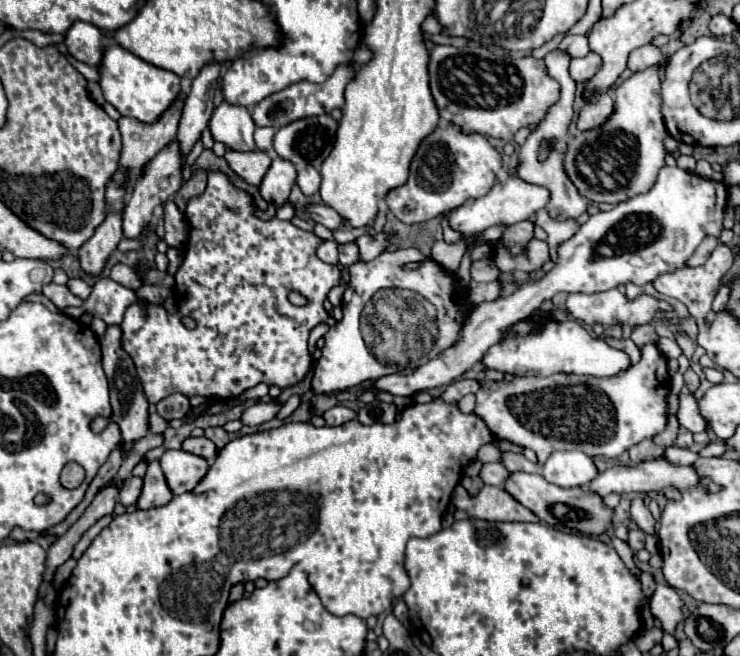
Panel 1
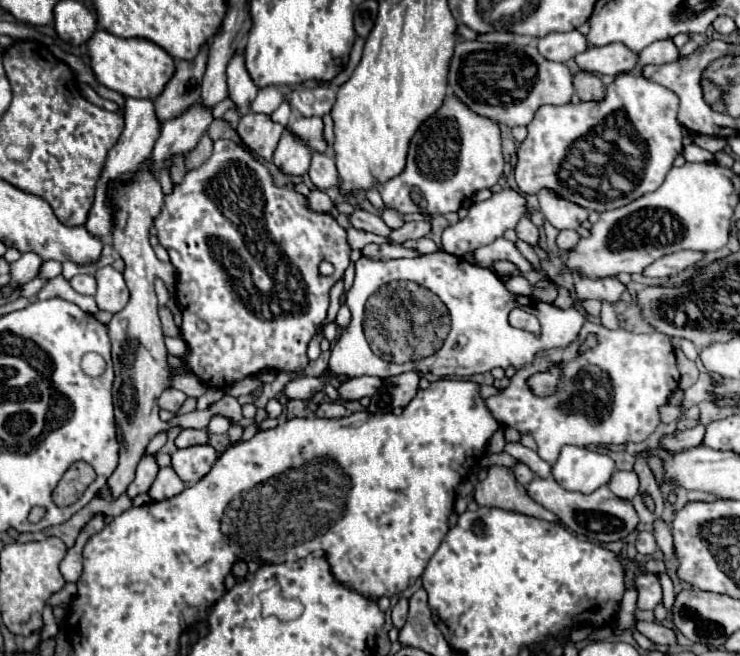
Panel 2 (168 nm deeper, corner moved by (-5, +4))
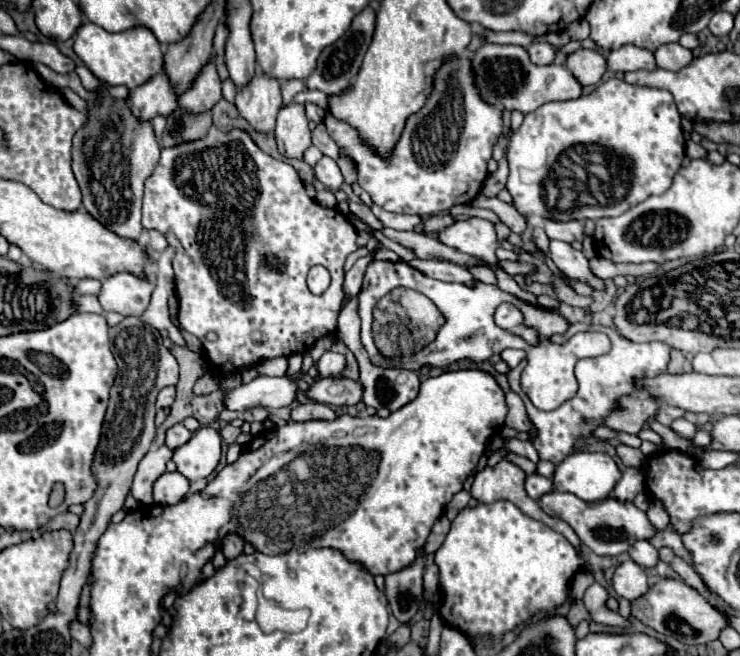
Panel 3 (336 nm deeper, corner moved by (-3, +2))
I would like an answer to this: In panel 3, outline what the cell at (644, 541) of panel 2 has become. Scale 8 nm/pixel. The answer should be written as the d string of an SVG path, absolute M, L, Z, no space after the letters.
M637 540L631 548L629 548L629 556L641 566L641 568L651 568L659 562L657 556L657 548L649 542L649 540Z

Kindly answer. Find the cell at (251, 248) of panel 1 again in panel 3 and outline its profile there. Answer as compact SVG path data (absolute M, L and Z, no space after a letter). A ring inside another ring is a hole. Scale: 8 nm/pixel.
M213 126L203 140L173 146L173 148L163 148L161 150L161 160L159 160L155 172L145 182L143 228L159 230L167 238L169 246L175 250L173 270L175 270L175 294L177 294L177 300L179 300L179 324L201 340L203 350L207 354L207 362L213 364L211 370L217 370L217 374L227 376L227 374L235 374L235 372L241 372L245 368L251 368L257 362L263 362L263 360L269 360L269 358L303 354L313 346L315 340L319 340L325 334L335 332L337 314L339 314L341 300L343 300L343 274L345 274L343 264L345 264L347 256L357 250L357 244L355 244L357 230L351 226L351 222L345 220L345 216L339 210L323 208L321 204L311 200L307 196L307 192L303 188L303 182L299 180L299 174L295 172L295 168L291 164L283 162L283 160L275 160L275 158L267 156L265 152L261 152L253 144L253 140L249 138L247 132L241 132L241 130L221 132ZM315 264L325 266L331 274L331 286L321 296L311 294L309 288L307 288L307 282L305 282L309 268L315 266Z

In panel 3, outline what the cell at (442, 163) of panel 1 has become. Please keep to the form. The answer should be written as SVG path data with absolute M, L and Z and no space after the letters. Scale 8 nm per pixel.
M467 56L443 62L435 74L433 92L427 104L409 116L389 160L359 142L357 132L349 124L339 122L329 114L325 116L325 124L341 152L355 162L359 186L371 200L387 212L417 216L433 216L449 212L457 204L473 202L489 174L487 162L503 132L501 112L479 98Z

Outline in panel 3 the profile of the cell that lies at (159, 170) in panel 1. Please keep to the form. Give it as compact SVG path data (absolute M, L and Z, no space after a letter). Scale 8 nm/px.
M209 62L193 86L179 96L179 108L187 108L187 112L207 112L221 100L221 80L217 76L217 68Z

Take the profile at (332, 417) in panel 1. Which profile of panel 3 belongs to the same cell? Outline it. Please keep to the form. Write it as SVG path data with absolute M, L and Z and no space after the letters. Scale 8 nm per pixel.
M309 402L309 404L301 404L301 406L293 408L291 418L297 420L297 422L305 422L305 420L335 420L337 414L327 404Z

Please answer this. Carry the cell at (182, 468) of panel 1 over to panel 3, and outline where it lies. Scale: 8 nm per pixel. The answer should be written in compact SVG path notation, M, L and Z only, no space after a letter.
M201 426L193 438L173 452L177 470L187 480L207 478L221 458L221 438L213 428Z

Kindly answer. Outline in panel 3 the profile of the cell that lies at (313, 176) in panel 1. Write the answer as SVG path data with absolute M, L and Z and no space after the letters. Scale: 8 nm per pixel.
M323 156L317 164L315 164L315 178L329 190L339 190L339 186L343 184L343 176L335 164L335 160Z

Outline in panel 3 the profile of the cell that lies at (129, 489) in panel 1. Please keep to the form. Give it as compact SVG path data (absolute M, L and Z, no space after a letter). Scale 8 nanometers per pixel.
M163 444L157 448L151 448L143 460L139 462L133 486L131 486L131 496L143 504L153 504L151 496L151 486L153 482L165 472L165 464L171 460L173 452Z

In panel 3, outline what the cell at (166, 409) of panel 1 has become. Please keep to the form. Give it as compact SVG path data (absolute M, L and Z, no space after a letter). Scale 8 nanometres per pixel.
M173 386L163 388L157 396L157 408L171 408L173 402L175 402L175 388Z

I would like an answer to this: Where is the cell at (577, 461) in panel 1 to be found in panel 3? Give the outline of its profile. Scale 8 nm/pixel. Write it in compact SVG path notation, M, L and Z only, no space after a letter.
M573 452L553 474L553 486L559 492L571 492L581 500L595 502L611 494L621 478L615 460L603 452Z

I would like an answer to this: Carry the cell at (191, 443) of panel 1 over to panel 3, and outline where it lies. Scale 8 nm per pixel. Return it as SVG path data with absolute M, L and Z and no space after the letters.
M175 424L175 426L171 426L171 428L167 430L165 444L167 444L167 448L175 450L175 448L187 444L187 440L191 440L191 436L193 436L193 434L191 434L183 424Z

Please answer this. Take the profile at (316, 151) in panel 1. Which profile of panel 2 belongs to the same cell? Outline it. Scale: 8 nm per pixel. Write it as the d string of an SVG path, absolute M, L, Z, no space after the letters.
M299 118L297 122L293 122L289 126L289 130L293 130L293 134L297 134L299 138L307 140L307 144L311 148L315 148L317 152L325 152L327 144L323 140L323 120L321 118Z

